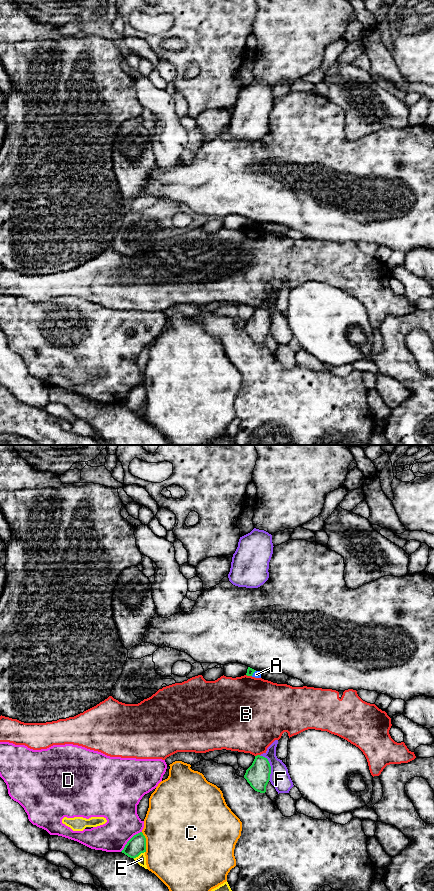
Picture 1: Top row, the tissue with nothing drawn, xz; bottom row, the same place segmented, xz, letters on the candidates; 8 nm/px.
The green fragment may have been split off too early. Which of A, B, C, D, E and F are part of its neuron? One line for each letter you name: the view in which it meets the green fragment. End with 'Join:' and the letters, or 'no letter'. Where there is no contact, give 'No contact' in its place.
Join: no letter

